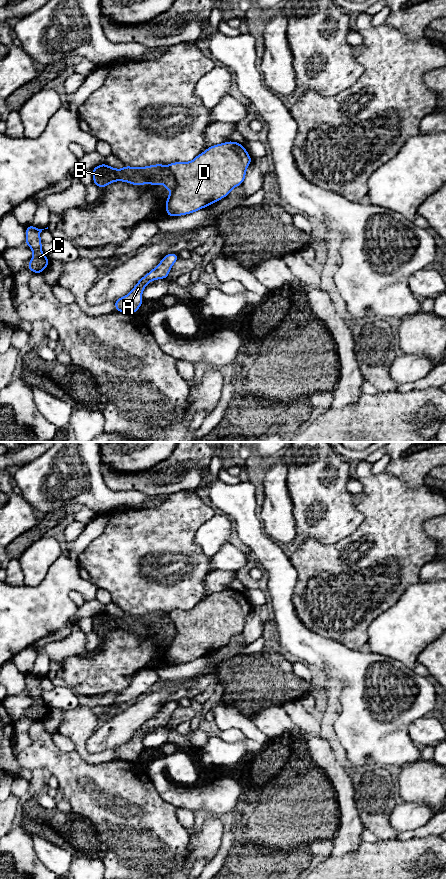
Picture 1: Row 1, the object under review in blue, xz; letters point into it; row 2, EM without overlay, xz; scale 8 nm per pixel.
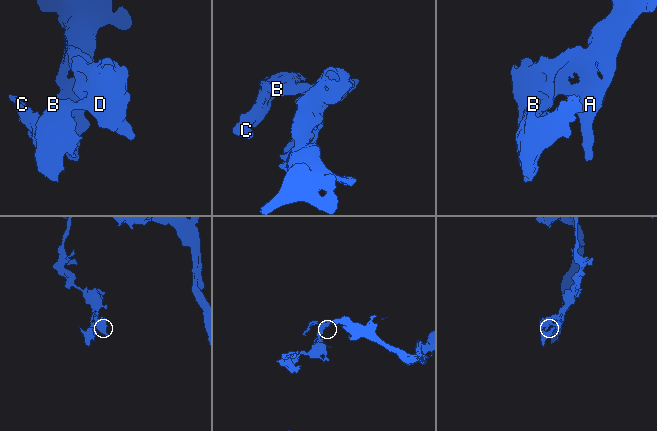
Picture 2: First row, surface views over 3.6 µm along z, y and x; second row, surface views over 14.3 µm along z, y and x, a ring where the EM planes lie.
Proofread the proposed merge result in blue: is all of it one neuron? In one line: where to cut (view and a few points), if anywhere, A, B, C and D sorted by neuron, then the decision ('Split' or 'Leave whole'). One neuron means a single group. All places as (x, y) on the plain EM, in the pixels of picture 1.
No split. Groups: A B C D. Leave whole

